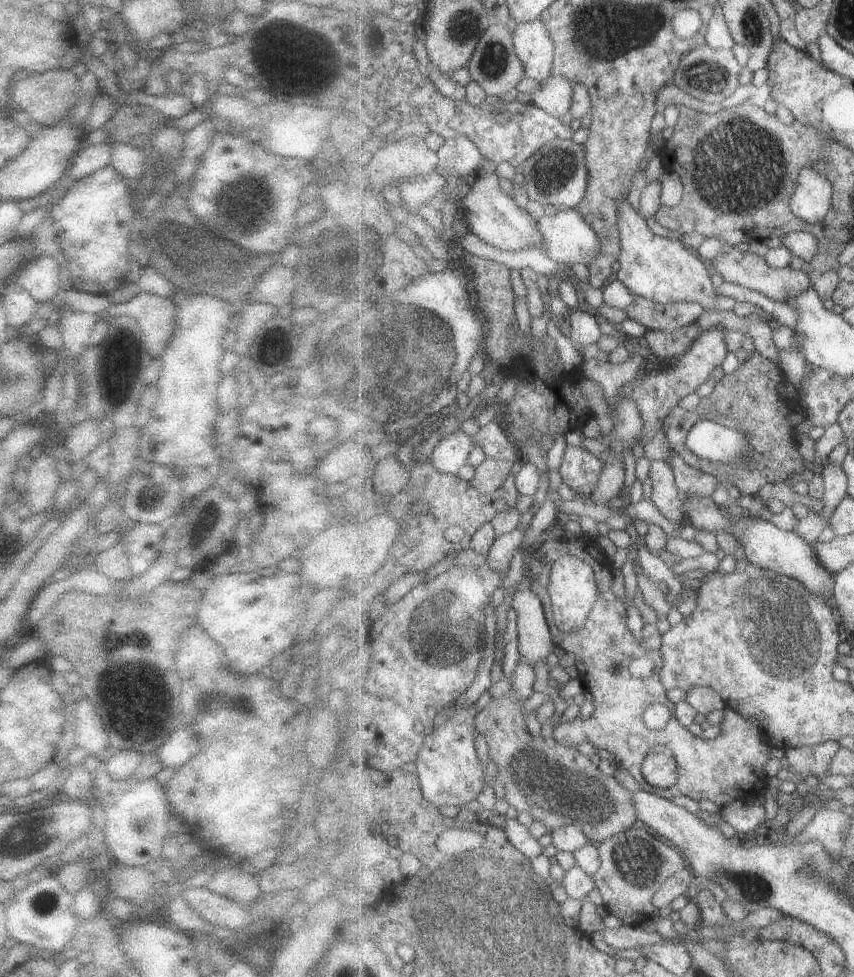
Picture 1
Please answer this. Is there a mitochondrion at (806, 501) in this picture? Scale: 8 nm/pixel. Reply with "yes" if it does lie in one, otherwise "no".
no

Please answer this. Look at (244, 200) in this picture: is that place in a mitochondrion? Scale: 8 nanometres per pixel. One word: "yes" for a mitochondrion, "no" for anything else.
yes

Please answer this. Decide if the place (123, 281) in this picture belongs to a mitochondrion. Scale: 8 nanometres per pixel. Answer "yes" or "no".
no

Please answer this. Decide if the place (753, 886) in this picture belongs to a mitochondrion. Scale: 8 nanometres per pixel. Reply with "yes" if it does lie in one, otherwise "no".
yes

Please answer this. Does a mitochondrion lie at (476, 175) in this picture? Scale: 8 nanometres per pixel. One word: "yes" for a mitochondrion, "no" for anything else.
no

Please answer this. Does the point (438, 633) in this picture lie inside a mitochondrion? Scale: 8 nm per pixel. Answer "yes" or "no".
yes

